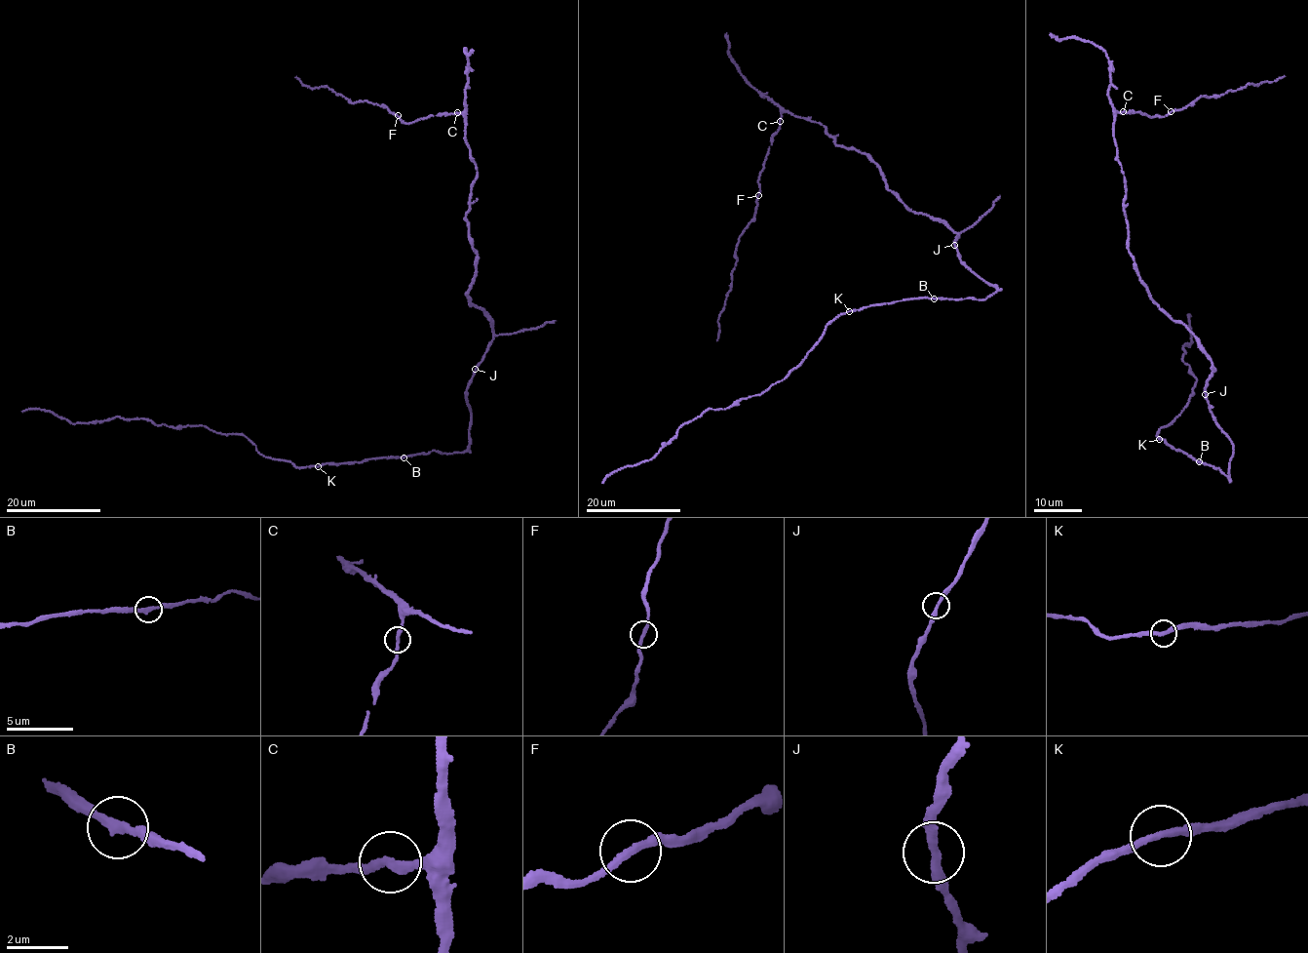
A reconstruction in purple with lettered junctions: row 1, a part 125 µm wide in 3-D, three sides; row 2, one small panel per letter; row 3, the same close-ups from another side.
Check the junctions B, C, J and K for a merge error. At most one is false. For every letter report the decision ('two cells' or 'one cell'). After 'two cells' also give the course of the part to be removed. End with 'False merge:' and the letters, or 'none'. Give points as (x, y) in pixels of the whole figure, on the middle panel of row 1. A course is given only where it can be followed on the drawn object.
B: one cell
C: one cell
J: one cell
K: one cell
False merge: none

